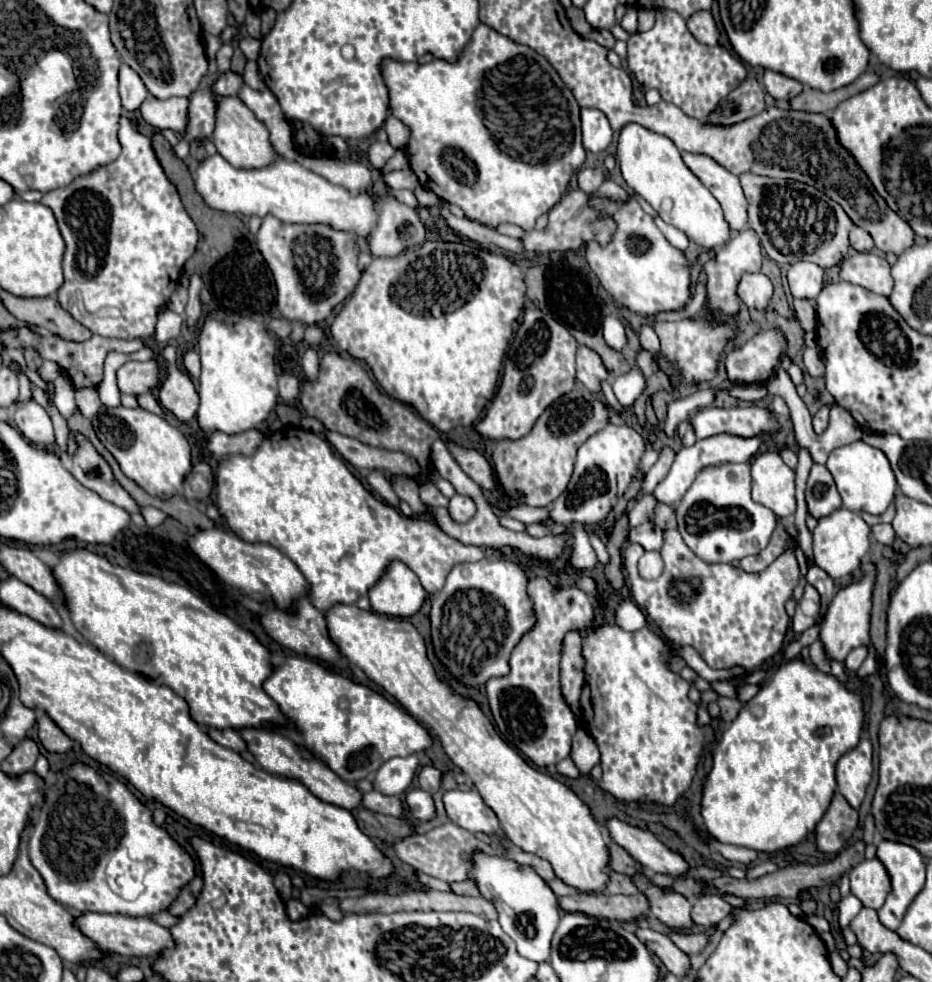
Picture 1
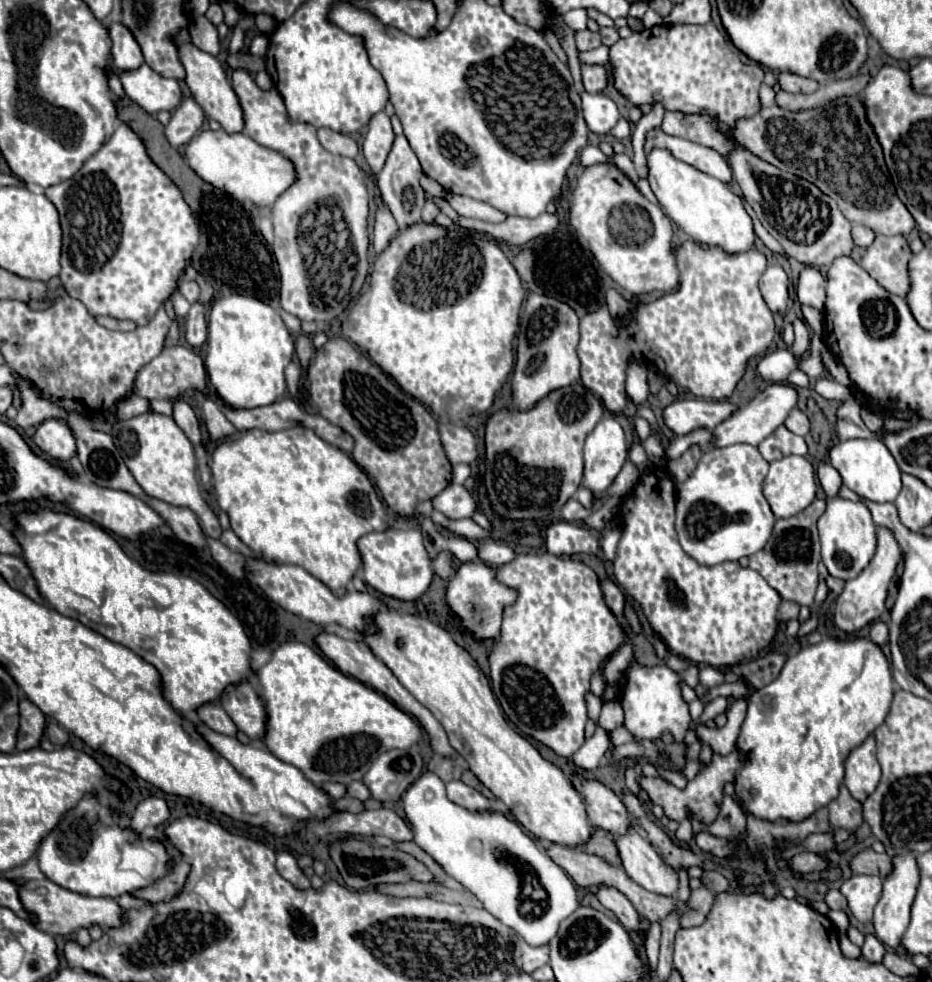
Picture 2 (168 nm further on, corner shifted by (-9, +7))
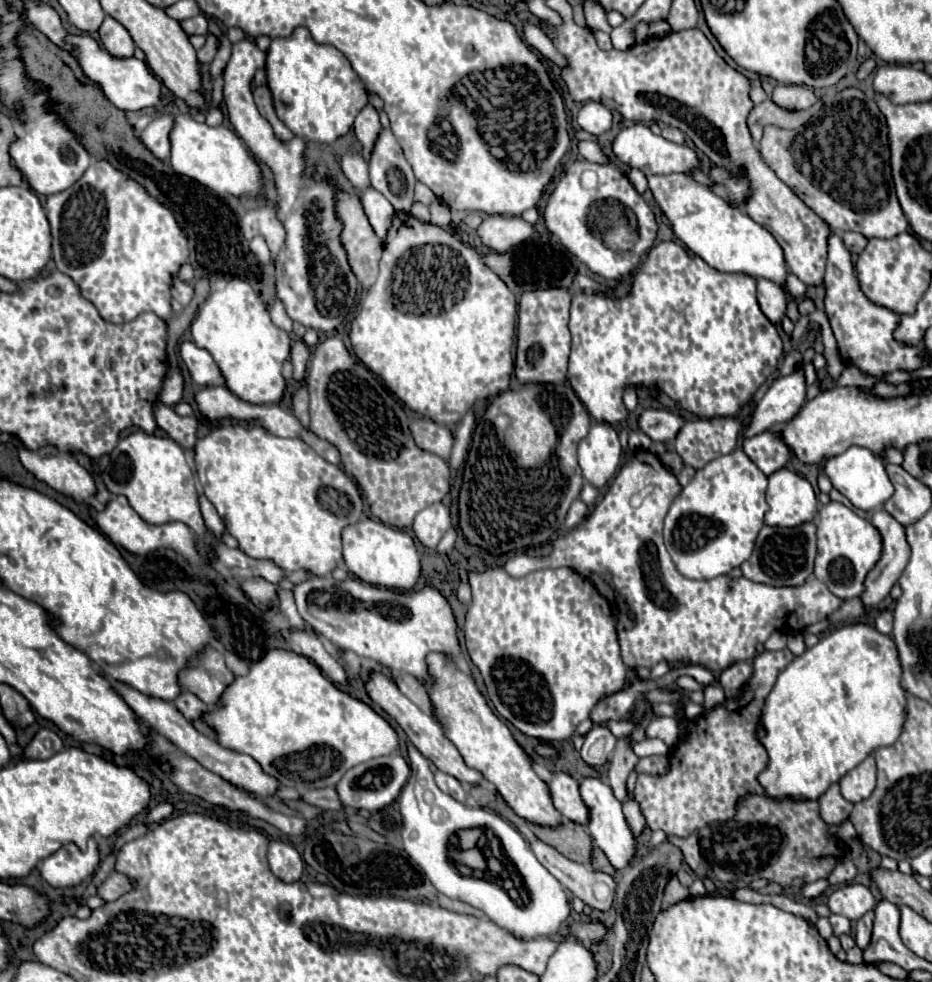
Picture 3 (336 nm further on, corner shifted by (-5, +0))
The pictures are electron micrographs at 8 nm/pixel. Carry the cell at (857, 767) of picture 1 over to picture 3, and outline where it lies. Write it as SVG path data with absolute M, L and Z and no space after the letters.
M868 755L858 767L848 771L840 779L842 795L850 803L858 803L858 801L868 799L872 795L874 787L876 787L876 763L874 763L872 755Z

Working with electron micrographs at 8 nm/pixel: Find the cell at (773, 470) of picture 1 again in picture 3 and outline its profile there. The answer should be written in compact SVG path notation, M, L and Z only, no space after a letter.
M778 469L768 477L768 511L764 523L772 527L796 527L812 521L818 511L818 499L812 485L792 469Z

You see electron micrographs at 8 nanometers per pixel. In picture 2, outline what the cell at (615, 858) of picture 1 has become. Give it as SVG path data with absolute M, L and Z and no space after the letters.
M596 828L594 834L592 834L592 838L590 838L590 842L584 846L584 850L586 850L588 854L596 854L596 856L606 858L606 860L608 860L610 864L614 864L614 866L620 866L620 854L618 854L618 850L616 850L616 840L614 840L614 836L612 836L610 832L606 832L606 830Z

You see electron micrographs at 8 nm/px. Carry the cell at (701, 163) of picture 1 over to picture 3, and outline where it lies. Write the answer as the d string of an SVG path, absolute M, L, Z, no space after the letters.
M636 123L632 127L622 129L614 143L612 143L612 151L616 155L618 161L622 161L628 167L636 167L640 169L644 175L656 175L656 173L688 173L692 167L700 167L700 159L696 157L696 153L686 147L686 145L676 145L668 139L664 139L662 135L654 135L646 125Z

